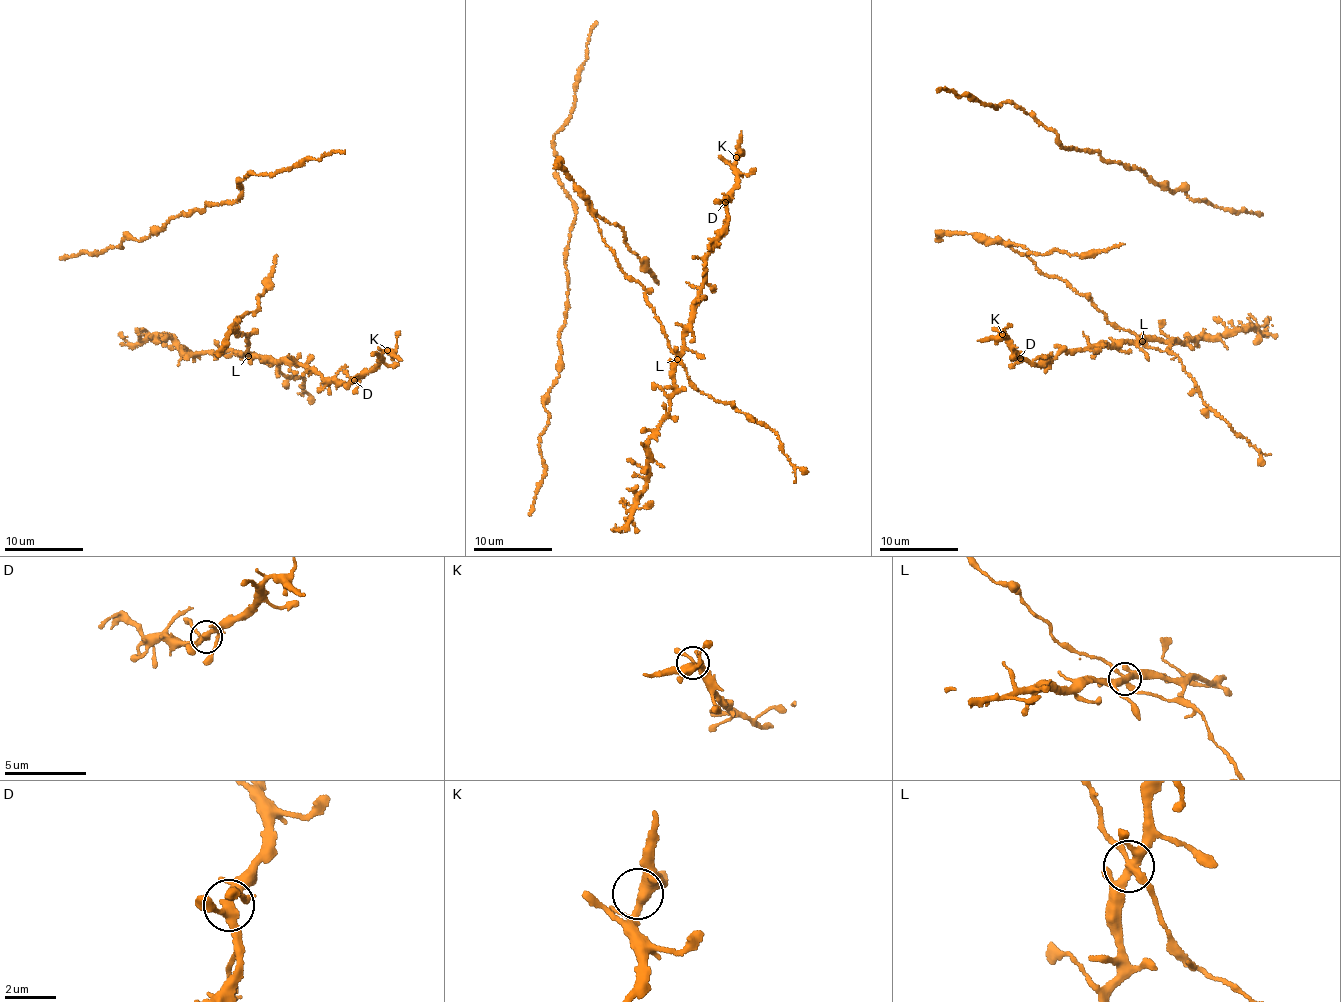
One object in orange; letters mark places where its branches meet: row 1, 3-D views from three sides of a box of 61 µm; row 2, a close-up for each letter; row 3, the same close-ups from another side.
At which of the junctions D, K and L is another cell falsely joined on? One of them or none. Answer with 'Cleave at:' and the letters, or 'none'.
Cleave at: L

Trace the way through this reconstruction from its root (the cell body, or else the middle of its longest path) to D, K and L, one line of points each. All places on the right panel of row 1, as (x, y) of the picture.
D: (1037, 254), (1024, 245), (1009, 245), (1044, 274), (1082, 293), (1138, 342), (1062, 351), (1034, 366), (1020, 358)
K: (1037, 254), (1024, 245), (1009, 245), (1044, 274), (1082, 293), (1138, 342), (1062, 351), (1034, 366), (1002, 334)
L: (1037, 254), (1024, 245), (1009, 245), (1044, 274), (1057, 276), (1082, 293), (1111, 323), (1129, 329), (1142, 341)

